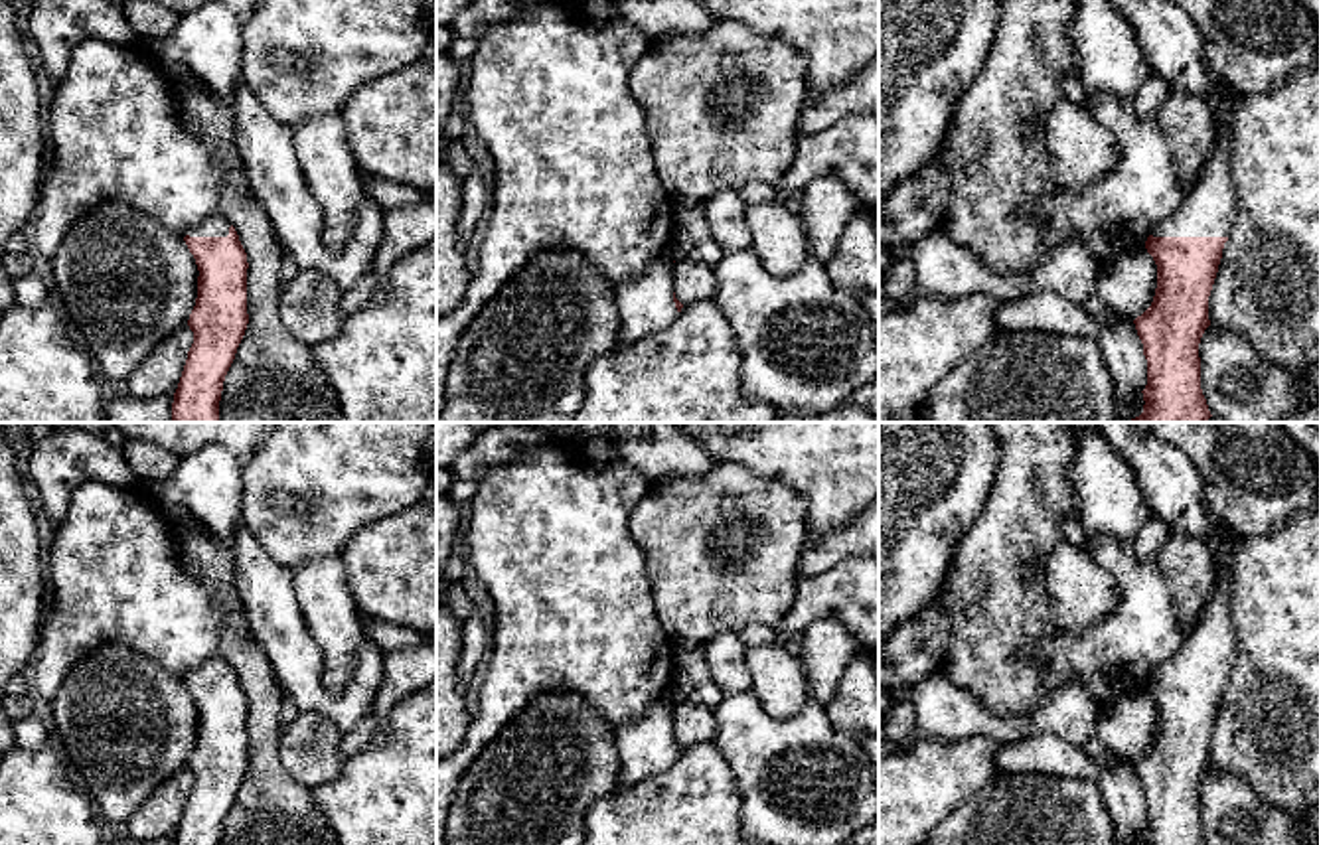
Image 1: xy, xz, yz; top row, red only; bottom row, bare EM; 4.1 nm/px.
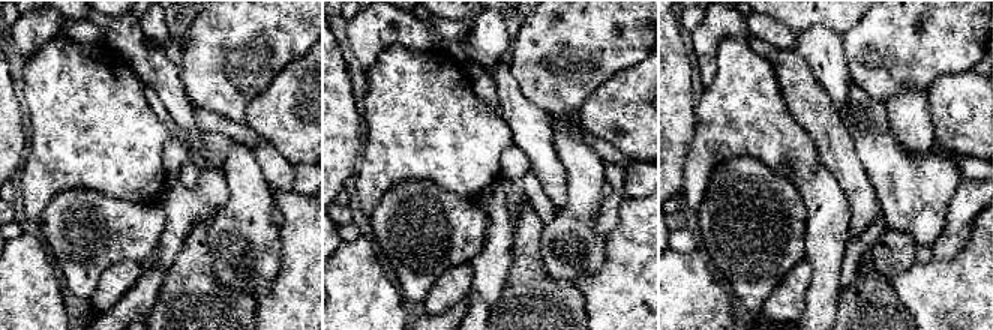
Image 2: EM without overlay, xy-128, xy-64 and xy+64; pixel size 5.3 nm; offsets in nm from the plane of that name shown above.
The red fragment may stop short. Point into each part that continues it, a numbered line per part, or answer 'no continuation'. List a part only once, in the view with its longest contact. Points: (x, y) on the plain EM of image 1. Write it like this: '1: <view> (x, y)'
1: yz (1209, 652)

